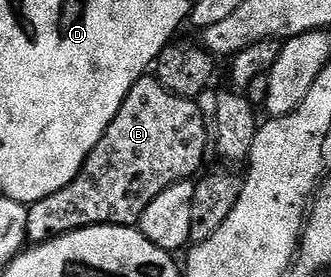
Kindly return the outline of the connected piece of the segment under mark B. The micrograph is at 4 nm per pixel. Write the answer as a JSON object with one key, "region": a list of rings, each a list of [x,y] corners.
{"region":[[[146,75],[139,78],[135,87],[131,87],[117,117],[107,127],[103,139],[85,161],[80,175],[67,183],[67,187],[55,191],[55,195],[47,195],[32,202],[29,208],[30,219],[27,222],[28,240],[40,243],[76,229],[109,222],[114,225],[133,225],[140,222],[143,211],[147,211],[147,207],[151,207],[151,201],[157,195],[163,195],[167,187],[177,181],[190,180],[194,176],[192,173],[200,174],[205,152],[211,149],[211,125],[210,122],[209,125],[205,122],[205,113],[197,104],[194,98],[173,93],[156,76]]]}

